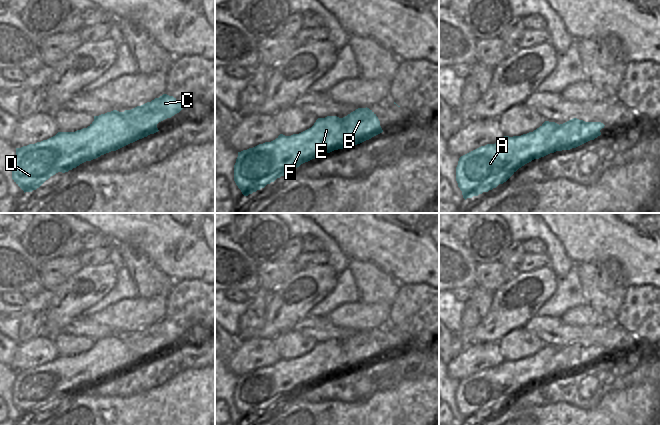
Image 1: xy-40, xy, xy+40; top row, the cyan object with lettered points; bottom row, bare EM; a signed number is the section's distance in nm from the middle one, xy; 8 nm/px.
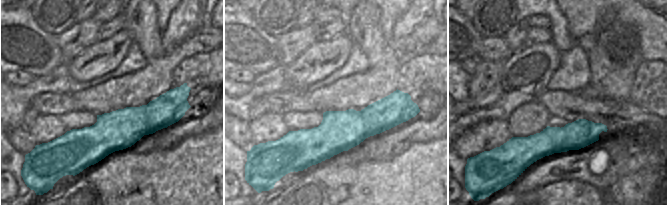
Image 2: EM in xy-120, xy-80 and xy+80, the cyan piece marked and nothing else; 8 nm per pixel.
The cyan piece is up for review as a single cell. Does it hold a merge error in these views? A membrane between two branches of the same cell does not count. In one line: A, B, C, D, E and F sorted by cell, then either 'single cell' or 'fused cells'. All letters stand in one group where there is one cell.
groups A D E F / B C; fused cells

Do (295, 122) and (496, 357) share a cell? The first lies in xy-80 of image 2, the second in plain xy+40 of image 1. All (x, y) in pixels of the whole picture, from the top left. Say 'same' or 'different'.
different

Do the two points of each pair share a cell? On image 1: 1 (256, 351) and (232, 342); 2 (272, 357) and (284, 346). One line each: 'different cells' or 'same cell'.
1: different cells
2: different cells

